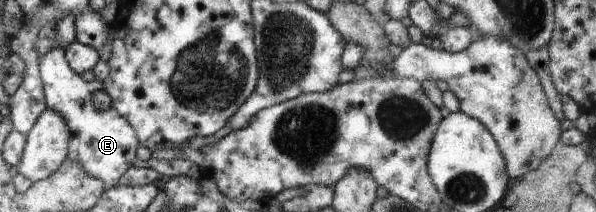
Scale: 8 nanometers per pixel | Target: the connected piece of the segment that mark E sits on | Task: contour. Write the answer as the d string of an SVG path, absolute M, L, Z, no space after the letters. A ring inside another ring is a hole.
M56 44L42 59L38 60L39 74L43 82L43 92L46 105L57 114L61 114L67 126L71 140L68 142L68 158L71 162L79 162L87 174L101 179L107 186L119 185L119 180L137 159L135 155L140 144L137 140L136 129L128 119L123 118L115 108L99 110L93 104L93 94L104 90L101 81L87 82L80 74L69 66L65 50Z

